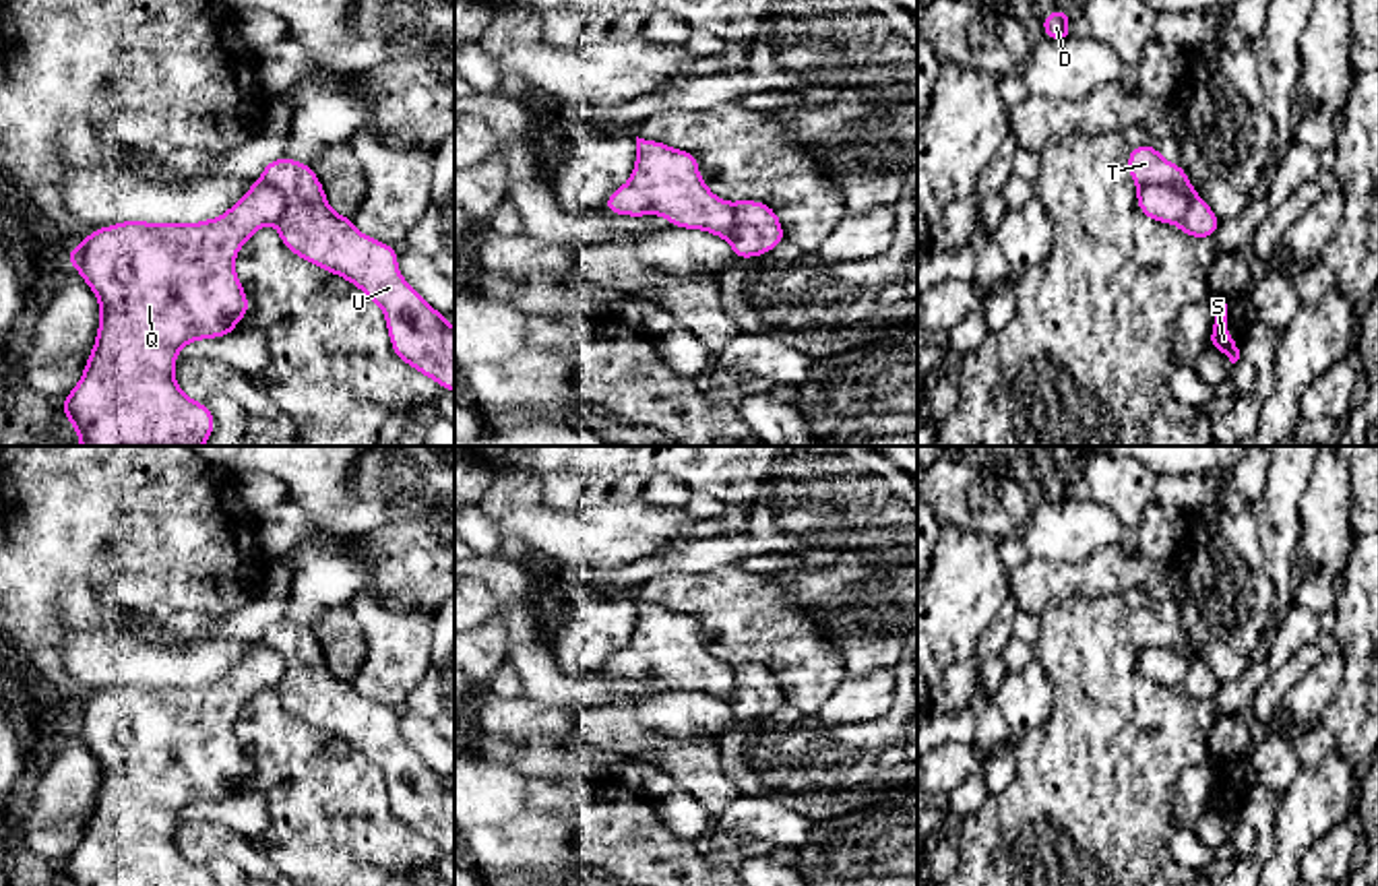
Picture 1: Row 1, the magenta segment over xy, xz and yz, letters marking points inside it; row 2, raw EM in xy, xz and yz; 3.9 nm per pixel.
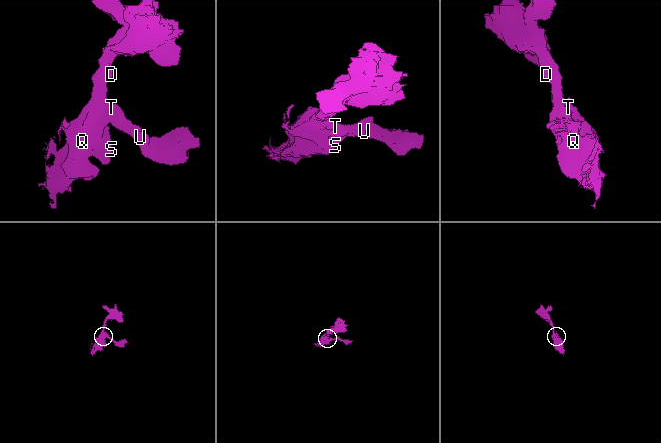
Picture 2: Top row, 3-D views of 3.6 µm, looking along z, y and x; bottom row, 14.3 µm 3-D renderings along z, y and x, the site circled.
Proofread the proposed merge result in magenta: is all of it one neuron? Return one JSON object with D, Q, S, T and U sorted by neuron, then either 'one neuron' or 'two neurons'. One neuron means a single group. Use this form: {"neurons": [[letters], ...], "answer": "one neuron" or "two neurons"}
{"neurons": [["D", "Q", "S"], ["T", "U"]], "answer": "two neurons"}

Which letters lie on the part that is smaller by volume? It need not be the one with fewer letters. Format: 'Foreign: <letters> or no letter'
Foreign: T, U

